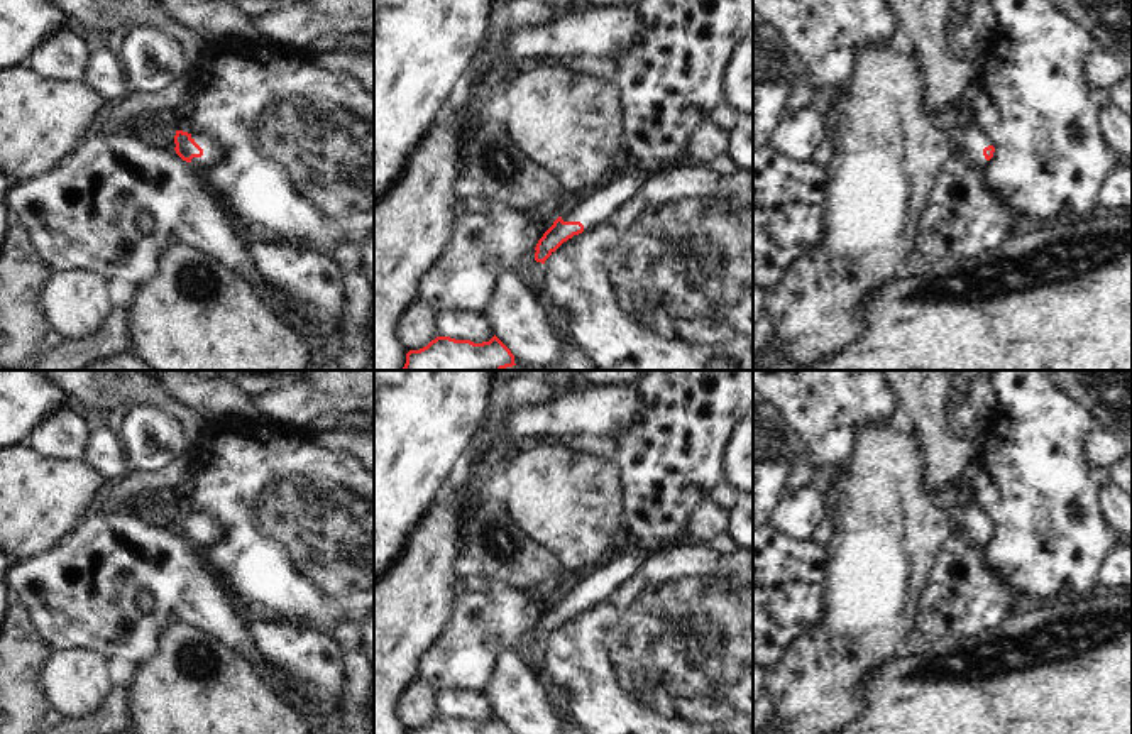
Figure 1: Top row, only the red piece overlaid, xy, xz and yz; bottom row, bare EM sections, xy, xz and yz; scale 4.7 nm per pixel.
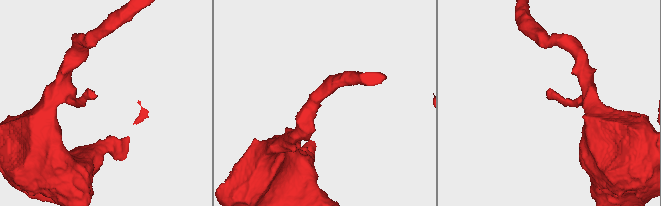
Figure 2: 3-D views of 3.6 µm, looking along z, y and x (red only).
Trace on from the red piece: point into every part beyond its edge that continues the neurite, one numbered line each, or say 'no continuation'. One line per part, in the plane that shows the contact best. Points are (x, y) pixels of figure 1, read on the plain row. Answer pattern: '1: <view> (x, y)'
1: xy (212, 531)

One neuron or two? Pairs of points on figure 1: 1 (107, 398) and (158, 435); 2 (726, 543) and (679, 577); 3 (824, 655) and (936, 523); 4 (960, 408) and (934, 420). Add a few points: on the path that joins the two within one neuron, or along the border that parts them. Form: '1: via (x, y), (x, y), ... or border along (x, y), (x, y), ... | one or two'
1: border along (164, 410), (151, 406), (126, 408), (114, 420) | two
2: border along (706, 543), (725, 553), (735, 552) | two
3: via (857, 623), (870, 608), (873, 586), (904, 555) | one
4: border along (953, 394), (950, 420) | two

